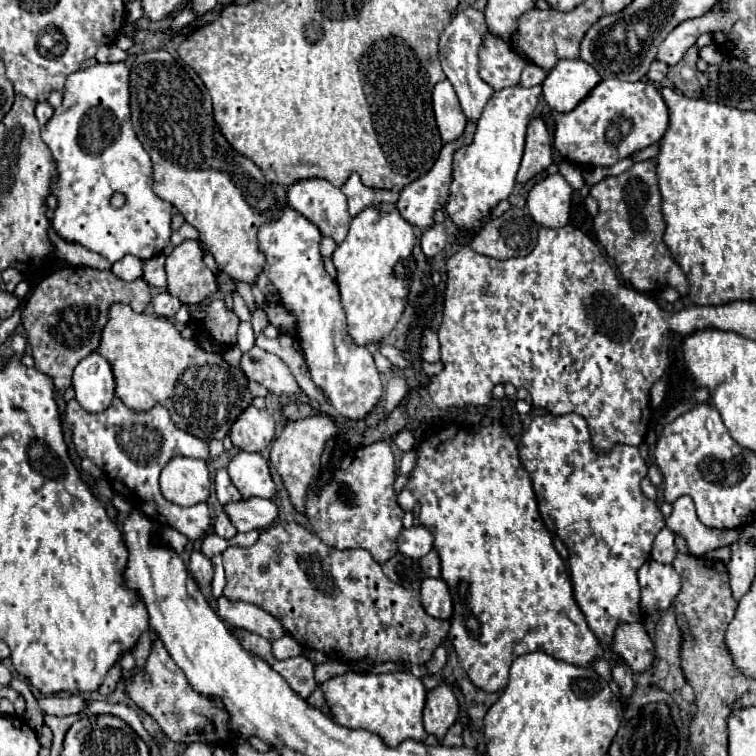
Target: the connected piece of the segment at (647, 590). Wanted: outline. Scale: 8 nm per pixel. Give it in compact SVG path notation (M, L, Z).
M652 559L638 569L638 581L642 589L642 611L646 615L666 611L680 591L680 575L674 567Z

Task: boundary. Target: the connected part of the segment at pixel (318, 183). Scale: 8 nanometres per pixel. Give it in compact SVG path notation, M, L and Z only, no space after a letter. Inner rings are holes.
M300 179L286 189L288 205L294 211L300 211L306 219L312 219L320 227L322 235L332 237L336 243L342 243L350 215L346 207L346 195L328 183L326 179Z

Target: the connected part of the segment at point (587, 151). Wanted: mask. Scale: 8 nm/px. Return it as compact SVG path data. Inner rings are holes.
M604 79L574 111L558 113L554 121L554 147L566 161L578 167L610 167L662 139L668 127L668 107L650 81L626 83L620 79Z

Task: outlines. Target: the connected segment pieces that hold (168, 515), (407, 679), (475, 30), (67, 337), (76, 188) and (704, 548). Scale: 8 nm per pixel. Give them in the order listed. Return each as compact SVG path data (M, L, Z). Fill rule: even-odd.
M114 399L114 403L106 411L96 415L84 411L78 405L78 401L70 401L66 409L66 423L72 427L72 441L76 445L78 455L92 459L104 471L114 491L122 495L126 501L130 501L134 509L138 509L142 515L150 517L160 525L178 529L192 541L204 537L204 533L210 527L210 515L206 503L196 503L192 507L180 507L170 503L160 493L158 475L162 467L176 455L204 457L204 461L208 461L208 443L180 431L172 423L164 407L154 407L152 411L140 415L128 409L120 399ZM146 425L148 425L148 441L146 441Z
M346 671L320 685L326 695L326 709L334 721L348 729L364 729L378 735L384 745L398 747L402 741L424 741L428 733L422 727L426 687L420 677L406 671L392 673L356 673Z
M468 7L464 11L456 13L454 19L450 21L450 25L440 35L438 57L440 57L440 63L442 63L442 69L448 77L448 81L456 89L462 113L466 115L468 123L478 123L484 105L488 103L488 99L494 93L494 89L478 77L478 45L486 33L488 33L488 25L486 25L484 13L474 7Z
M64 267L42 279L28 295L22 325L34 357L34 367L50 375L56 389L68 389L74 367L98 349L102 329L108 323L108 311L114 303L128 303L136 313L142 313L150 303L150 287L144 279L122 281L112 271L90 267Z
M126 61L96 63L82 71L70 73L66 77L64 101L42 129L42 141L52 151L56 163L56 179L50 183L50 193L58 199L52 219L54 231L66 241L80 243L86 249L104 255L110 263L116 263L124 255L134 255L142 261L152 259L164 251L172 235L172 205L152 191L152 163L142 143L136 139L136 133L132 131L128 75L130 67ZM114 193L122 193L126 197L120 209L110 205Z
M686 495L674 501L674 511L670 517L666 517L666 527L674 535L684 537L688 551L696 557L702 557L708 551L730 545L732 539L736 539L736 535L740 533L736 529L724 531L724 529L710 529L710 527L702 525L700 519L696 517L692 499Z

